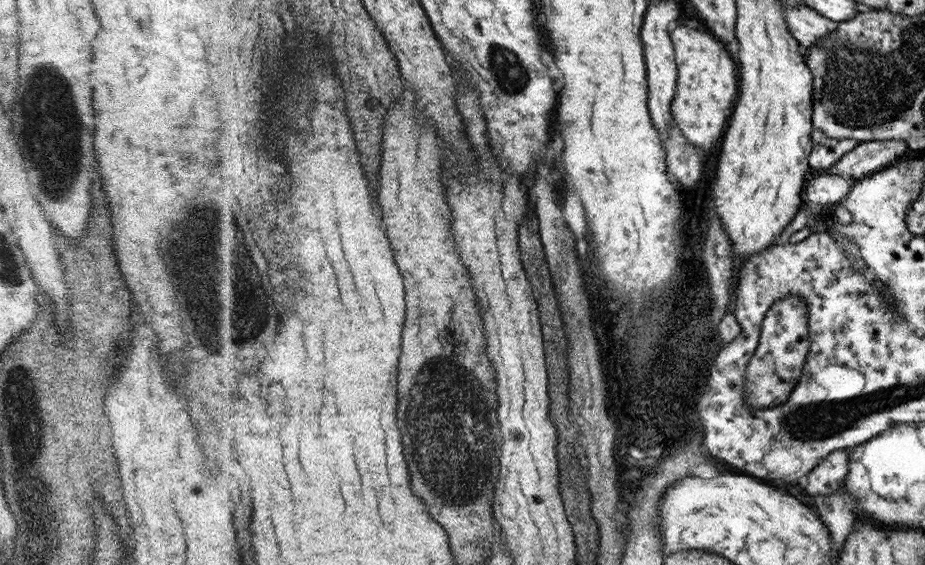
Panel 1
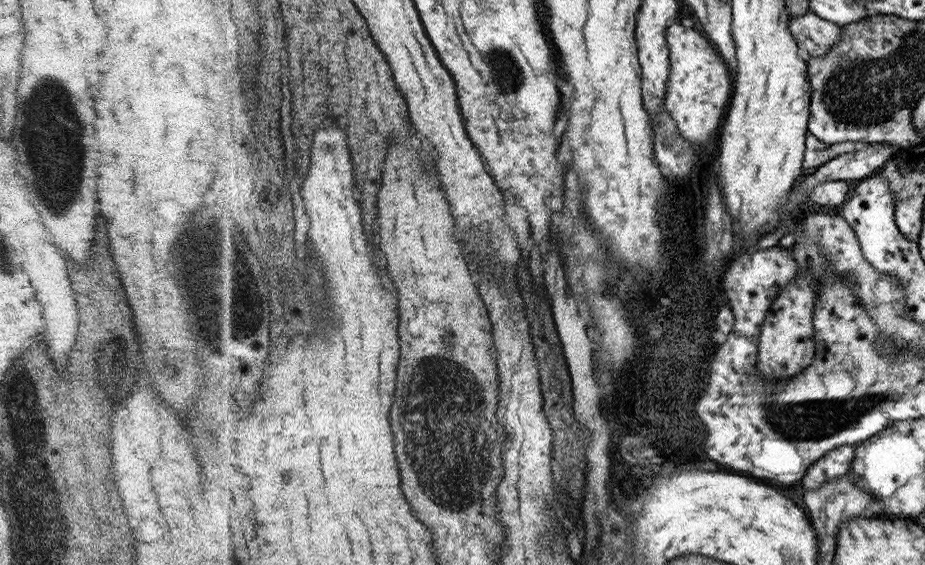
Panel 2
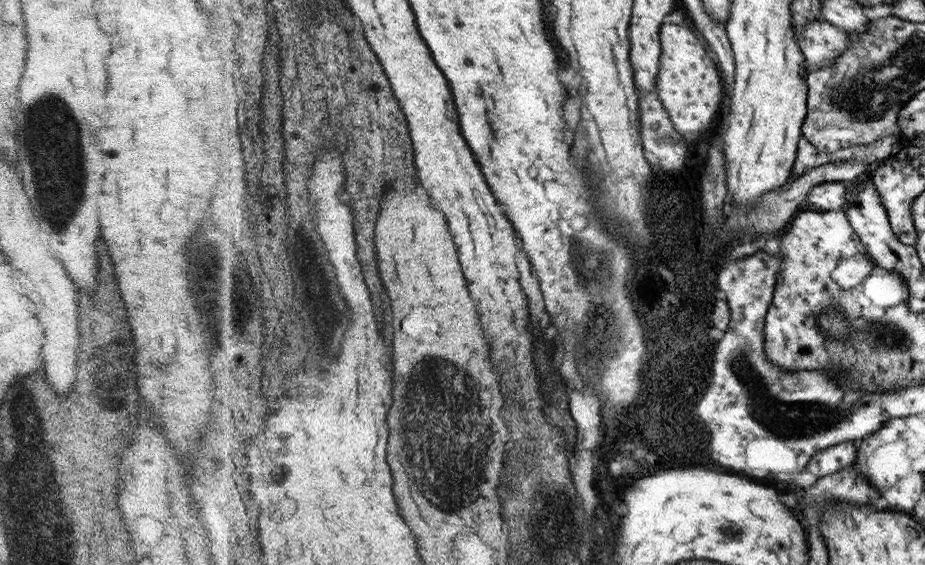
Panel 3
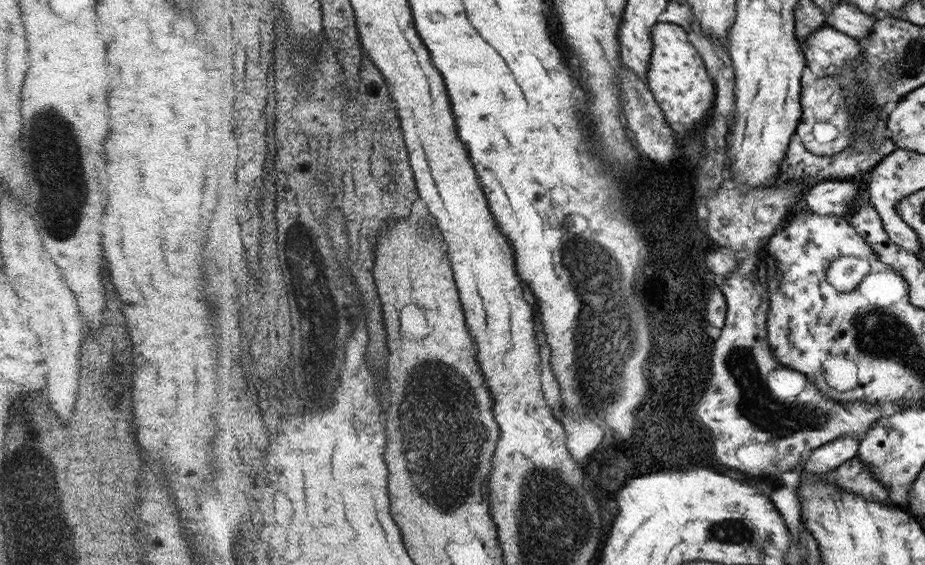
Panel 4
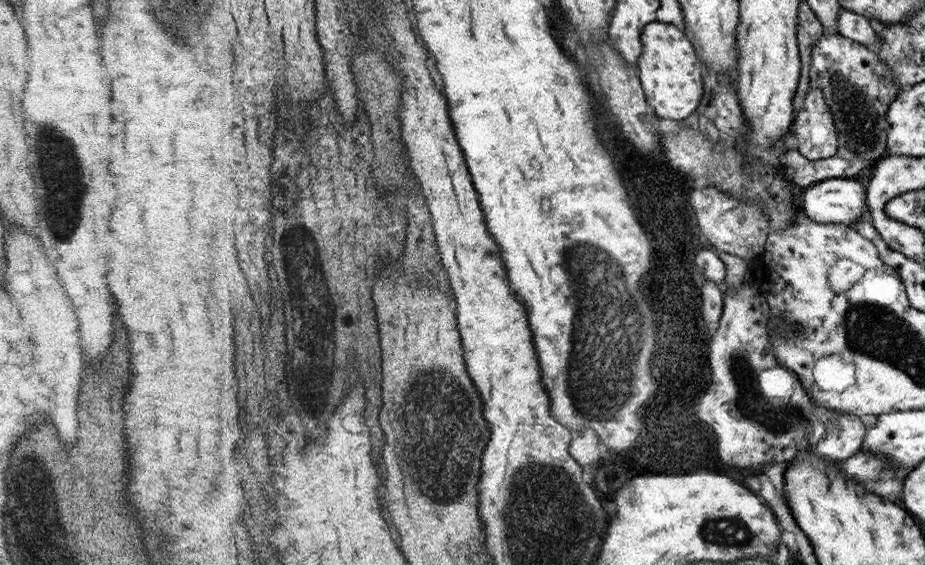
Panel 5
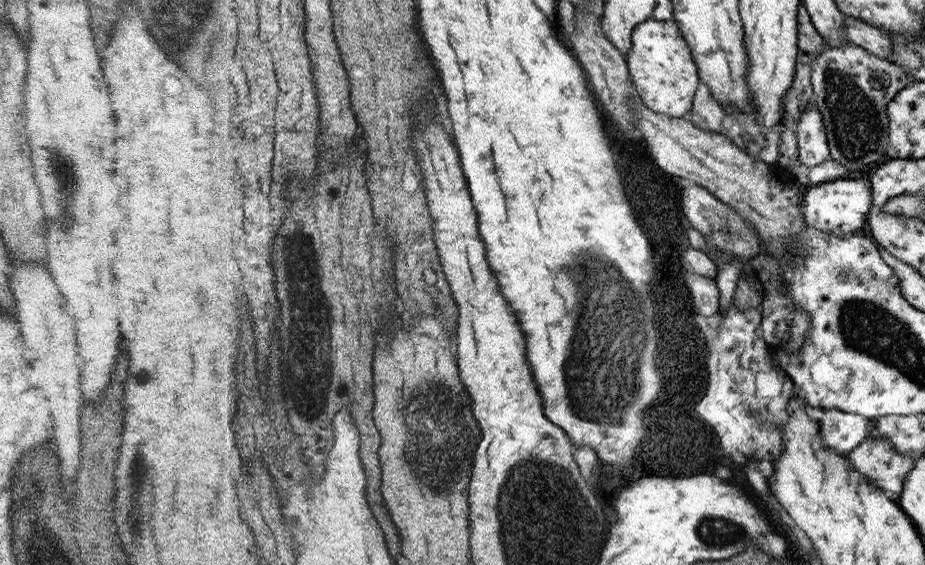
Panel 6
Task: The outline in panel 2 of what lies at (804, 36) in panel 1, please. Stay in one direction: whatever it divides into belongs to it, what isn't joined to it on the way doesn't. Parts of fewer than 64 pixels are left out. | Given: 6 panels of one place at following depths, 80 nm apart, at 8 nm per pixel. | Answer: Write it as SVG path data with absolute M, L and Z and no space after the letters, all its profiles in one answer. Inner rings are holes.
M812 11L794 17L791 30L811 57L827 56L831 48L839 43L842 27L816 16Z

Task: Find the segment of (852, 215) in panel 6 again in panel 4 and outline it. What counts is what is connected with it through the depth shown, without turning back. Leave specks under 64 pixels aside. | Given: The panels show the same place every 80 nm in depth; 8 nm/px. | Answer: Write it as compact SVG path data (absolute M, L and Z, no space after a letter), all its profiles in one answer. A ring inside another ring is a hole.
M835 178L813 184L803 200L811 214L848 218L859 202L858 186L851 179Z

